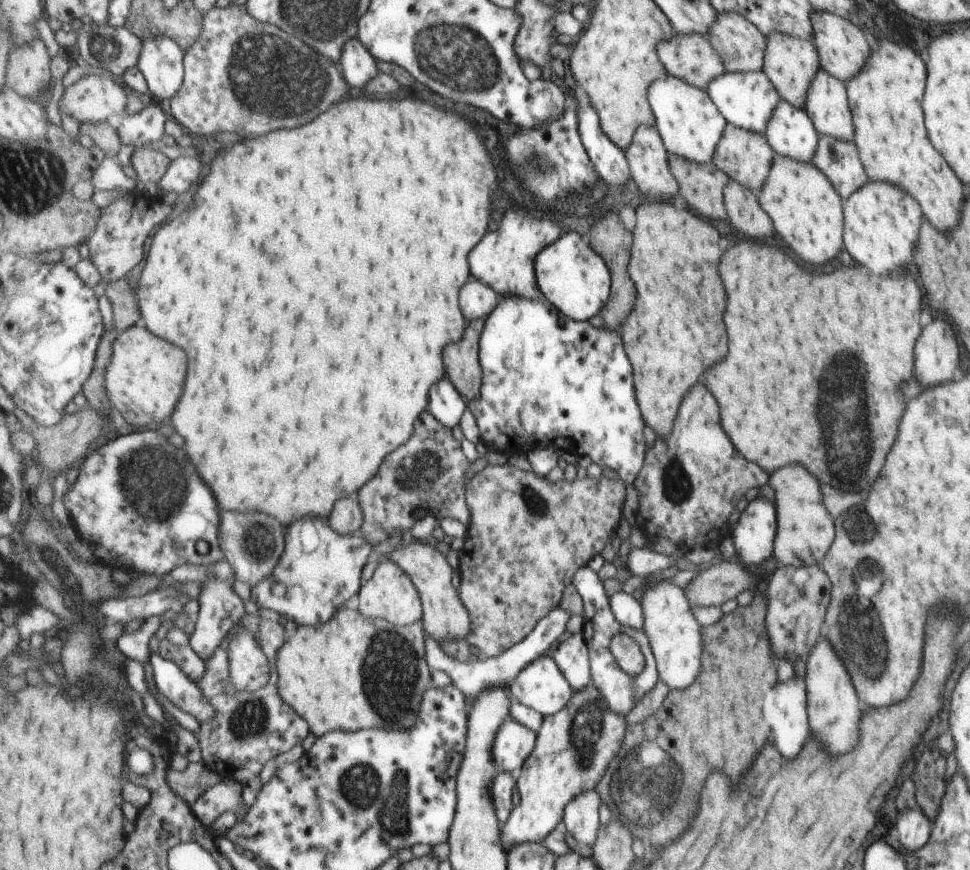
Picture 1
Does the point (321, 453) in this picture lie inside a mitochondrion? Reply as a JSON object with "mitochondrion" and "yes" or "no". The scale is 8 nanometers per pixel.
{"mitochondrion":"no"}

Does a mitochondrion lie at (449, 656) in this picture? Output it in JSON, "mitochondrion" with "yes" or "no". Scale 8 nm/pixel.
{"mitochondrion":"no"}

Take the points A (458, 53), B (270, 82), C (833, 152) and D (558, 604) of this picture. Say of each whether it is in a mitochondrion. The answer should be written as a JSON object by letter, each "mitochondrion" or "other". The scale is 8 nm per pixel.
{"A":"mitochondrion","B":"mitochondrion","C":"other","D":"other"}

